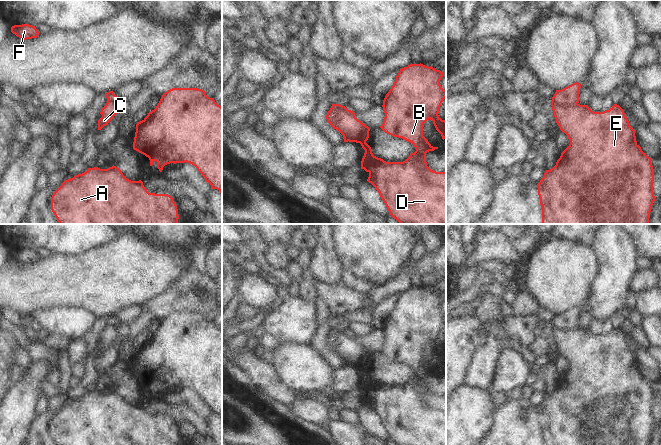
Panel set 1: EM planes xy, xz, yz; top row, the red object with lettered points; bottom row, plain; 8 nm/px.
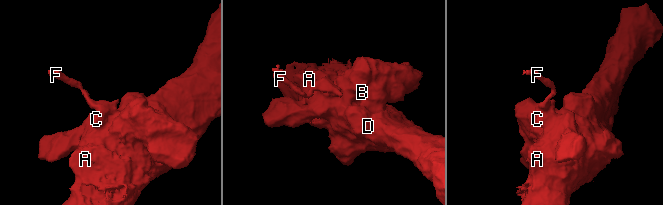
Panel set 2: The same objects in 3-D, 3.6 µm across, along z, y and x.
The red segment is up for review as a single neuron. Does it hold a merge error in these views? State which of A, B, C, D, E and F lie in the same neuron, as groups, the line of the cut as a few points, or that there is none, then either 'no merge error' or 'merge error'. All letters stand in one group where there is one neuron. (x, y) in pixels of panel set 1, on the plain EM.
A B C D E / F | yz (551, 325), (561, 329), (577, 328) | merge error

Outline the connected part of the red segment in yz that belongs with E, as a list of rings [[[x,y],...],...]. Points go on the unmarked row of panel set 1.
[[[551,326],[551,330],[556,347],[560,354],[568,360],[570,368],[561,377],[556,389],[550,394],[546,394],[543,402],[537,408],[540,429],[542,431],[542,445],[649,445],[651,432],[655,425],[652,382],[648,381],[637,368],[635,354],[630,350],[623,333],[617,328],[614,328],[609,334],[603,336],[594,336],[588,329],[580,328],[575,330],[561,330]]]

